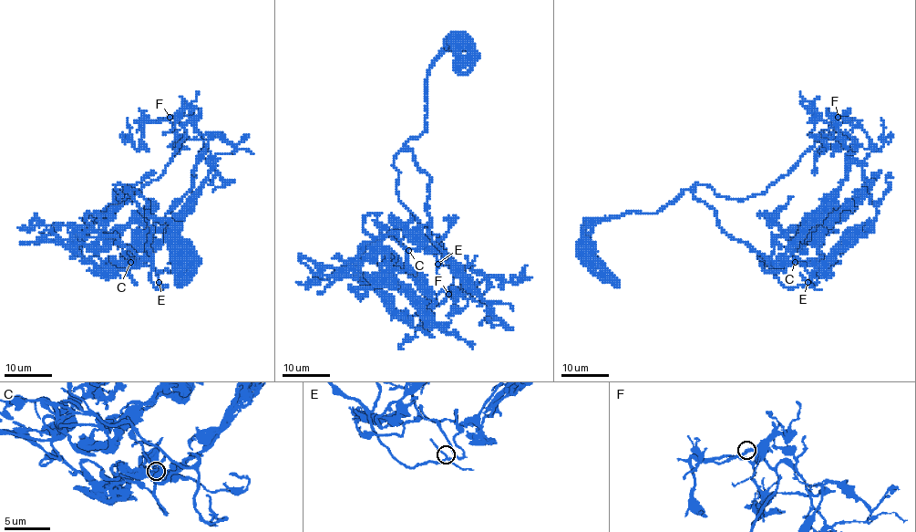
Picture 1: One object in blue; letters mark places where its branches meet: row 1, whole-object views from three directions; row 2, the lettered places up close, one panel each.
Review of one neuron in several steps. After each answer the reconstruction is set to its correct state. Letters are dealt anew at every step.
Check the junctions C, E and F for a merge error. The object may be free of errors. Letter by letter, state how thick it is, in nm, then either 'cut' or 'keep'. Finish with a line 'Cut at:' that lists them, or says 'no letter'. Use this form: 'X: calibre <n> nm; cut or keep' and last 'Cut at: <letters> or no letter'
C: calibre 180 nm; keep
E: calibre 180 nm; keep
F: calibre 180 nm; keep
Cut at: no letter

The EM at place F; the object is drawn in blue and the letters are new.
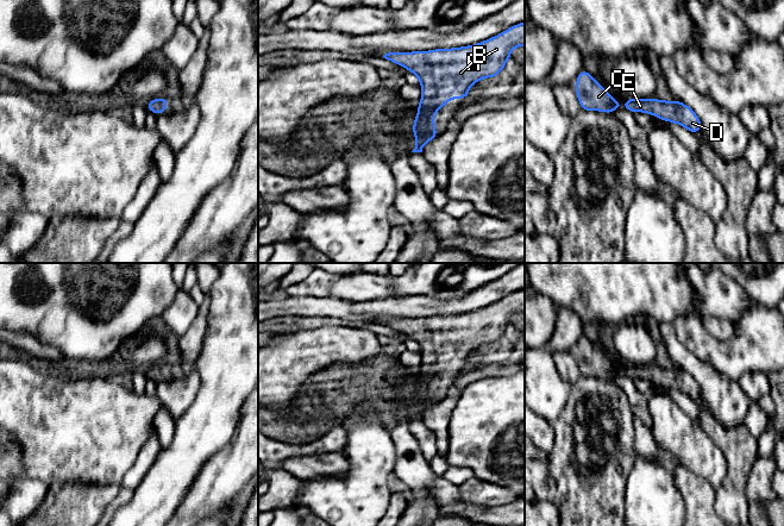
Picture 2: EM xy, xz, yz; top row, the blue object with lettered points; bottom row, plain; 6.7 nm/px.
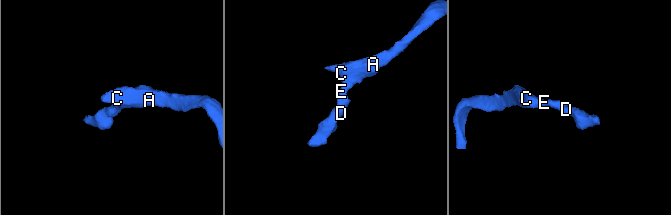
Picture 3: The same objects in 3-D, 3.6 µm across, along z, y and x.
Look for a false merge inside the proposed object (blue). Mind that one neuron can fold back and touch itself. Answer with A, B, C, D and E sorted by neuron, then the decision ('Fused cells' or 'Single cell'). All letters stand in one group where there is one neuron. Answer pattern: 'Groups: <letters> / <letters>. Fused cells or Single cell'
Groups: A B C D E. Single cell

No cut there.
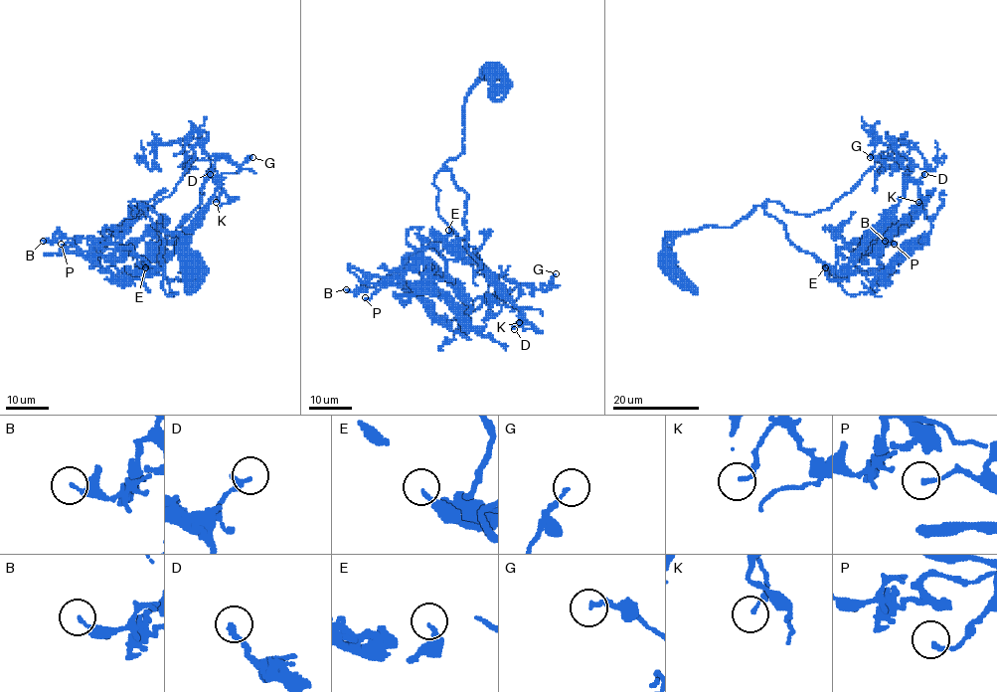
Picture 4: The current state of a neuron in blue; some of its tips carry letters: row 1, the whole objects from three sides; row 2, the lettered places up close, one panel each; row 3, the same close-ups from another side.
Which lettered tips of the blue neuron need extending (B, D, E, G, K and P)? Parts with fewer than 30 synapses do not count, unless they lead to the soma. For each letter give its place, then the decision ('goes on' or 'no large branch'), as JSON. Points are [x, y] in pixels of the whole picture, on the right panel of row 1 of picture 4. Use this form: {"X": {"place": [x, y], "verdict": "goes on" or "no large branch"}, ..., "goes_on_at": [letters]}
{"B": {"place": [885, 241], "verdict": "no large branch"}, "D": {"place": [924, 174], "verdict": "no large branch"}, "E": {"place": [825, 267], "verdict": "no large branch"}, "G": {"place": [870, 157], "verdict": "no large branch"}, "K": {"place": [918, 202], "verdict": "no large branch"}, "P": {"place": [894, 244], "verdict": "no large branch"}, "goes_on_at": []}

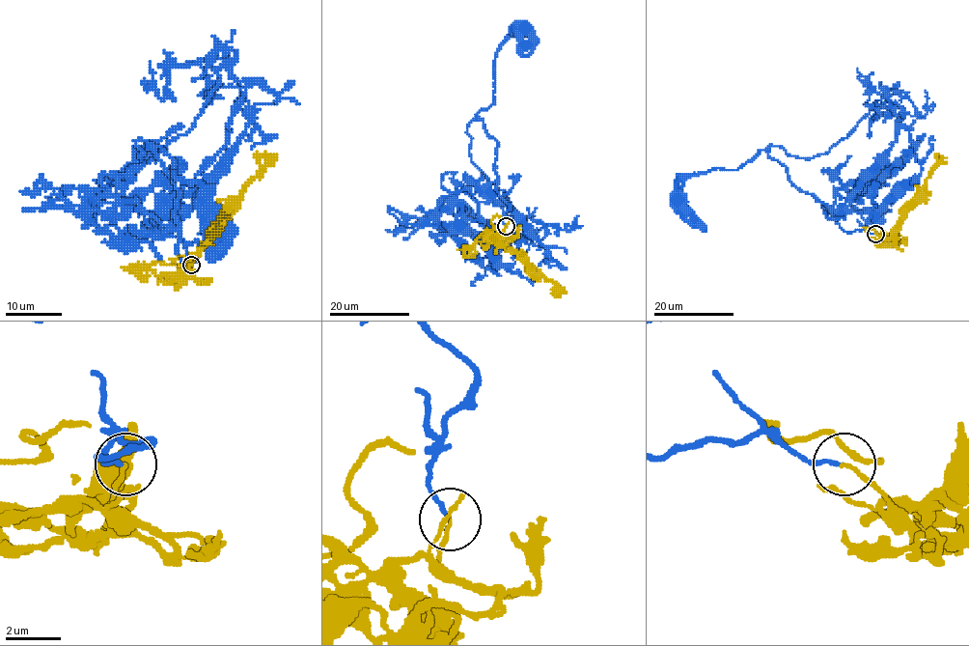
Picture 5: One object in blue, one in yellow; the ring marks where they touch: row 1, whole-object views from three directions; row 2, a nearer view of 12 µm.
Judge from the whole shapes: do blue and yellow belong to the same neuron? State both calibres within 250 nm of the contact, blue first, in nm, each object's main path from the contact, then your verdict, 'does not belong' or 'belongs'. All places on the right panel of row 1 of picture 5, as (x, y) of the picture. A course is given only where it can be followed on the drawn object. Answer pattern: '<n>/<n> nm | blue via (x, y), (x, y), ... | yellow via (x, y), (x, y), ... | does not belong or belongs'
130/130 nm | blue via (875, 234), (846, 233), (765, 149), (736, 169), (686, 176), (679, 206) | yellow via (875, 234), (881, 239), (892, 235), (912, 206), (928, 174), (943, 157) | belongs

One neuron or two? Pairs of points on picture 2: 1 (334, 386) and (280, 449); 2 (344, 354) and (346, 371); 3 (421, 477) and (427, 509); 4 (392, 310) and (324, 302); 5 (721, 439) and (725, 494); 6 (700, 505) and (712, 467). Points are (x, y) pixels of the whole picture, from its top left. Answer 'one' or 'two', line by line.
1: two
2: two
3: one
4: one
5: one
6: two

